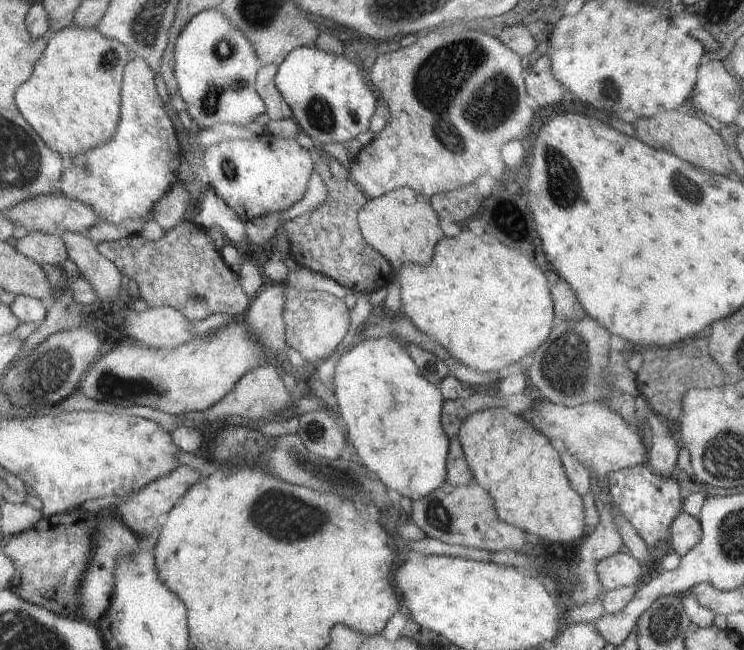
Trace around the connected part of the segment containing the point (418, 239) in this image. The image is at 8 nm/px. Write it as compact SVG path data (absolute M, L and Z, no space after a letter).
M409 187L388 192L377 198L369 198L369 202L360 210L359 221L367 242L384 254L395 269L408 262L428 265L436 253L437 244L444 237L440 215L431 206L430 199L417 194L416 190Z

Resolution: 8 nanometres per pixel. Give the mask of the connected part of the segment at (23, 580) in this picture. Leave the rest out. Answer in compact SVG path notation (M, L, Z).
M77 508L52 517L43 517L33 528L6 539L3 551L17 569L8 589L27 602L63 616L75 616L80 612L80 588L86 568L94 557L94 538L98 533L96 514Z

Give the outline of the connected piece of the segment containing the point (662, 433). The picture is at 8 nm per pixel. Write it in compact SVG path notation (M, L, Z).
M655 413L648 415L646 425L651 431L651 444L645 464L660 477L669 477L676 465L678 443L671 436L671 424Z

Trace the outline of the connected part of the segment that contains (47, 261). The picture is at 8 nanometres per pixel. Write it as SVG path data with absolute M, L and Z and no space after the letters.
M41 231L27 232L16 242L16 249L41 266L63 266L68 259L68 246L59 234L50 235Z

